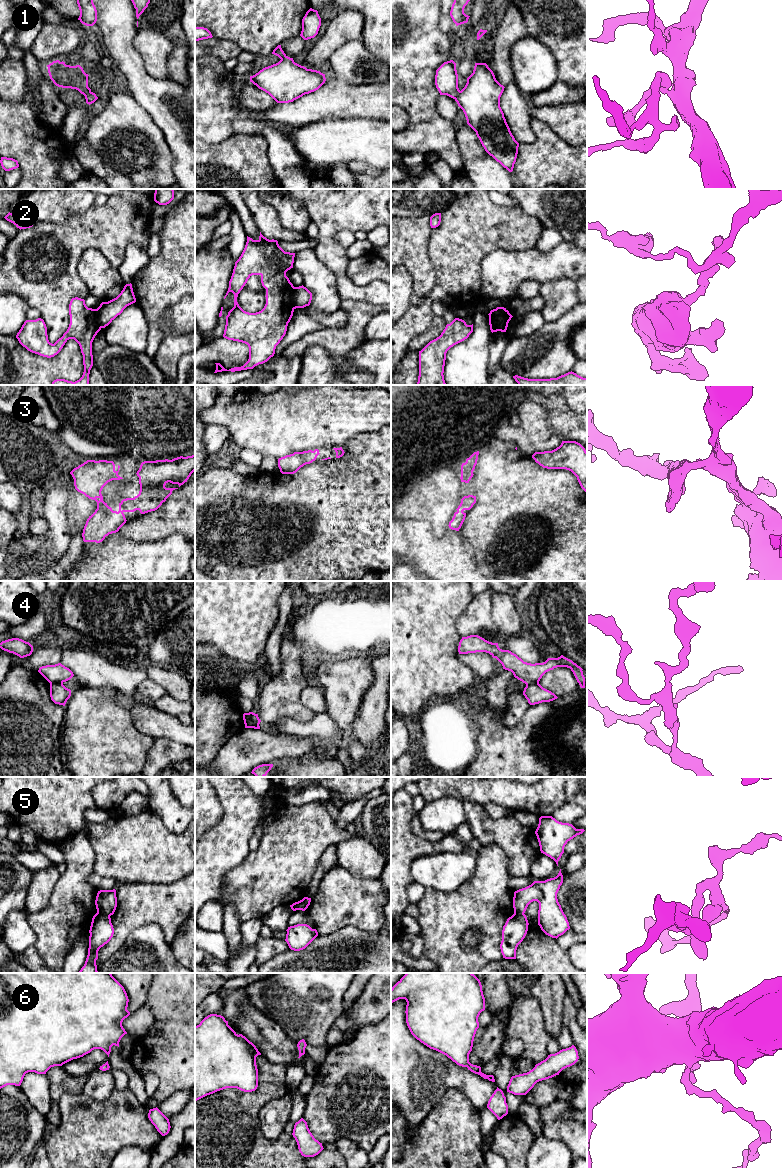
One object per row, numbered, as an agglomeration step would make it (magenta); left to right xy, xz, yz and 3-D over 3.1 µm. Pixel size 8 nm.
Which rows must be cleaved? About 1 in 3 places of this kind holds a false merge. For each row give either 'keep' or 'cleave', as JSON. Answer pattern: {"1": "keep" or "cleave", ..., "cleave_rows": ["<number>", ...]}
{"1": "keep", "2": "cleave", "3": "keep", "4": "cleave", "5": "cleave", "6": "keep", "cleave_rows": ["2", "4", "5"]}

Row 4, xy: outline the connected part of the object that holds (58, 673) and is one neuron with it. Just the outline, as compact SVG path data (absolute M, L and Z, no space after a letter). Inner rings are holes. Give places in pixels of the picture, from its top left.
M61 663L55 665L46 665L39 668L38 672L51 684L63 683L70 680L74 674L73 672L62 665Z

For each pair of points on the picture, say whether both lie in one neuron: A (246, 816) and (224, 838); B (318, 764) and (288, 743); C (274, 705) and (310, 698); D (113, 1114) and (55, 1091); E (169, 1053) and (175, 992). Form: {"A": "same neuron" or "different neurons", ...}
{"A": "same neuron", "B": "different neurons", "C": "different neurons", "D": "different neurons", "E": "same neuron"}

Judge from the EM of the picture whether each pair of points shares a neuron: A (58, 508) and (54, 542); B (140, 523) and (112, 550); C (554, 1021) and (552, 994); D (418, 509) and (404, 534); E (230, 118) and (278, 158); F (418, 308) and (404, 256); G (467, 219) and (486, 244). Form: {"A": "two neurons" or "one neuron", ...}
{"A": "one neuron", "B": "two neurons", "C": "one neuron", "D": "two neurons", "E": "one neuron", "F": "one neuron", "G": "one neuron"}

